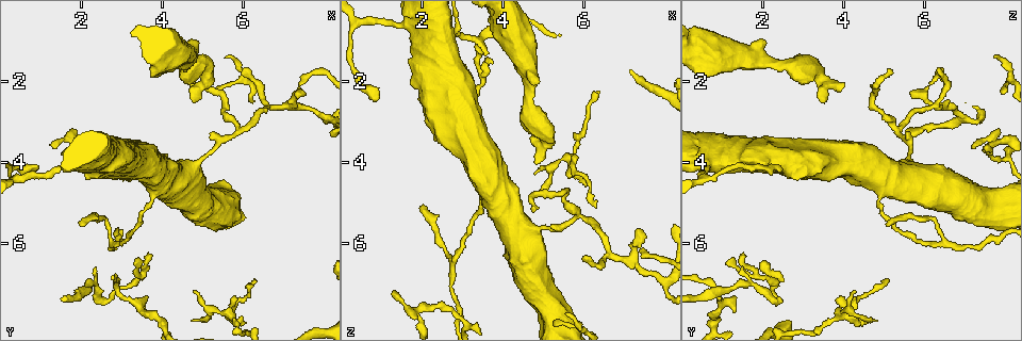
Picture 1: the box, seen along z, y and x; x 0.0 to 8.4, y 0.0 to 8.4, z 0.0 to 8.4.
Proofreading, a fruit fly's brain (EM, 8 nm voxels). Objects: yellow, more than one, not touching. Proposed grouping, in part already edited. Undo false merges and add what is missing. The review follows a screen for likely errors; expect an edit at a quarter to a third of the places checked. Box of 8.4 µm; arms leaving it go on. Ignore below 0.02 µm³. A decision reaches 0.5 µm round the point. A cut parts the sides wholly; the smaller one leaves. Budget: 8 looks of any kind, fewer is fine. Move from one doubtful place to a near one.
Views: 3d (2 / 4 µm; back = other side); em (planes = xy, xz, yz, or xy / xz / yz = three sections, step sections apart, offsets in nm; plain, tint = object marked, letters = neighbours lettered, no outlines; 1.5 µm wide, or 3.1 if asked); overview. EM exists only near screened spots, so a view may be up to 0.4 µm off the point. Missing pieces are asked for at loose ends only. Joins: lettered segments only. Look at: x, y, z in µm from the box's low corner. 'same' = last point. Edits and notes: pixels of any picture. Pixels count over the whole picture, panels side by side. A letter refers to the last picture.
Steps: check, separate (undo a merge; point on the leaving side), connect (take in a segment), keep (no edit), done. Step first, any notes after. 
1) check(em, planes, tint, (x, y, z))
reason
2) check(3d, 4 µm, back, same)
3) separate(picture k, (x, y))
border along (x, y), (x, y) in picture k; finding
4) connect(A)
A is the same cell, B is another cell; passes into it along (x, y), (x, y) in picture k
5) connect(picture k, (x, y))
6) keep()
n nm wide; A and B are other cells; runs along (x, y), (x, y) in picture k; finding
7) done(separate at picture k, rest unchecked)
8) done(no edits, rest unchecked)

check(em, planes, letters, (6.00, 1.60, 6.35))
free end

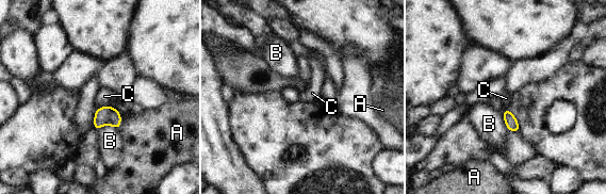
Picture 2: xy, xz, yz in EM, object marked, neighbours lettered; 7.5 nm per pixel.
keep()
B touches over 170 nm; A, B and C are other cells; none of them fits

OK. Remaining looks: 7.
check(em, planes, letters, (5.80, 3.35, 5.30))
branch point

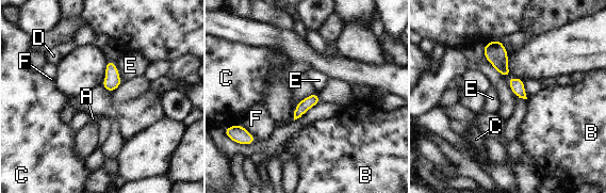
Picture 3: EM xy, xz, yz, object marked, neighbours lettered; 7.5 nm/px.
keep()
F touches over 180 nm; A, B, C, D, E and F are other cells; border along (115, 64), (121, 83) in picture 3; continuous, no second neuron

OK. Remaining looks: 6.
check(em, xy, step 4, tint, (4.75, 2.55, 3.45))
an open end

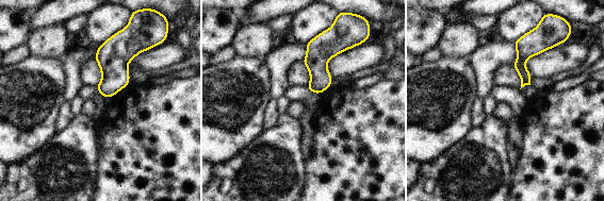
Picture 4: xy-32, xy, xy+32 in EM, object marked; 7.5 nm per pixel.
check(em, planes, letters, same)
another direction

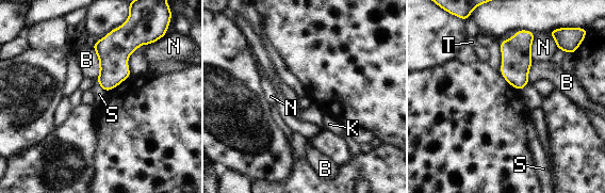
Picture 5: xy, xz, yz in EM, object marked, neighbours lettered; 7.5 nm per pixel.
keep()
150 nm wide; B, K, N, S and T are other cells; border along (96, 79), (105, 92) in picture 5; no lettered segment goes on from it

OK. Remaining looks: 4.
done(no edits, rest unchecked)

